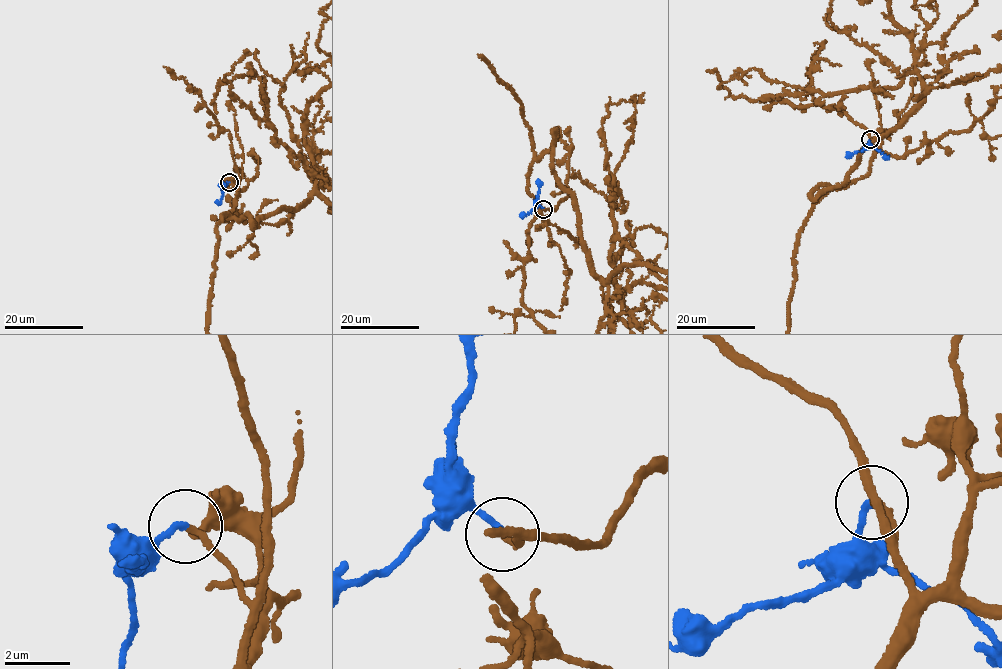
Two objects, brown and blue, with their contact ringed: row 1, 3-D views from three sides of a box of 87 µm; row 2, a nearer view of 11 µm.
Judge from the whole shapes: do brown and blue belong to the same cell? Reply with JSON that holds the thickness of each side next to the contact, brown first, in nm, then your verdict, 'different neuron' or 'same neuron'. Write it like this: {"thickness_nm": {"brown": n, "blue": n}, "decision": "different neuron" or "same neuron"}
{"thickness_nm": {"brown": 190, "blue": 190}, "decision": "same neuron"}

